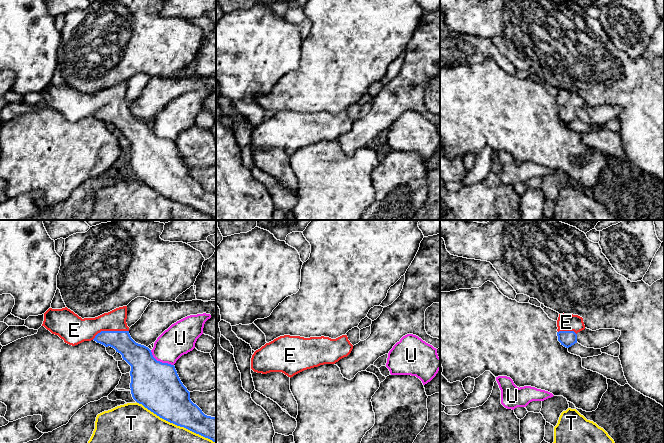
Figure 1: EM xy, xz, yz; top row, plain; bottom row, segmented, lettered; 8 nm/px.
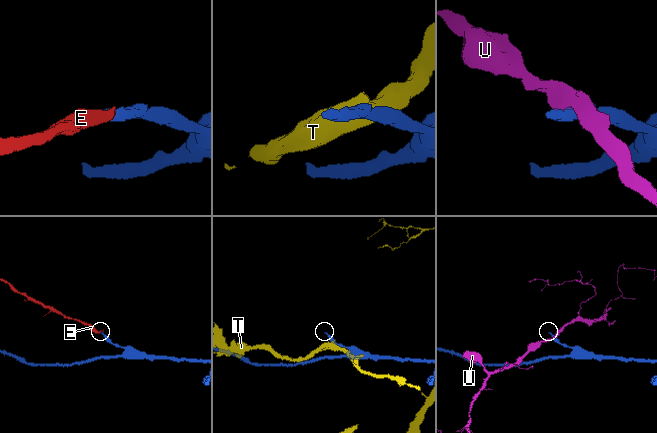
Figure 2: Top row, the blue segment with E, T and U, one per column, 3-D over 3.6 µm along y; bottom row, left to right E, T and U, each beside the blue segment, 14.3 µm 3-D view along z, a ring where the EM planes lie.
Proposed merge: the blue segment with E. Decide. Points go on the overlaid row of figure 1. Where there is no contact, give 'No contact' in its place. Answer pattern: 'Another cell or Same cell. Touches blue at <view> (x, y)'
Same cell. Touches blue at xy (110, 331)

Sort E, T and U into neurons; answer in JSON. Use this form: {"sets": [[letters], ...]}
{"sets": [["E"], ["T"], ["U"]]}

